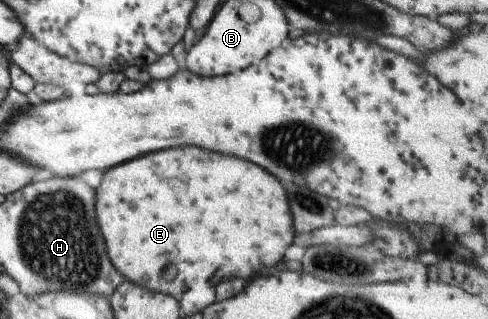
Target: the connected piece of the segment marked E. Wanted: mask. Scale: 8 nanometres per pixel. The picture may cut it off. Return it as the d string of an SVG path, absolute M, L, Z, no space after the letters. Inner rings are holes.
M193 146L151 152L151 154L145 154L145 156L139 156L135 160L129 160L129 162L123 162L119 166L109 168L103 174L101 184L97 186L96 223L103 235L107 256L111 260L111 264L117 268L117 272L123 276L123 279L130 280L141 288L150 291L170 294L177 300L185 290L189 290L193 284L197 284L197 280L205 280L205 284L215 286L221 282L221 278L251 278L251 276L259 274L261 270L275 266L281 260L281 254L287 250L287 246L291 244L291 238L293 238L293 224L291 224L291 212L289 212L285 190L271 174L267 174L265 170L261 170L259 166L255 166L247 160L207 152L203 148L193 148ZM169 264L175 268L175 276L171 280L165 280L165 278L161 278L161 270Z

